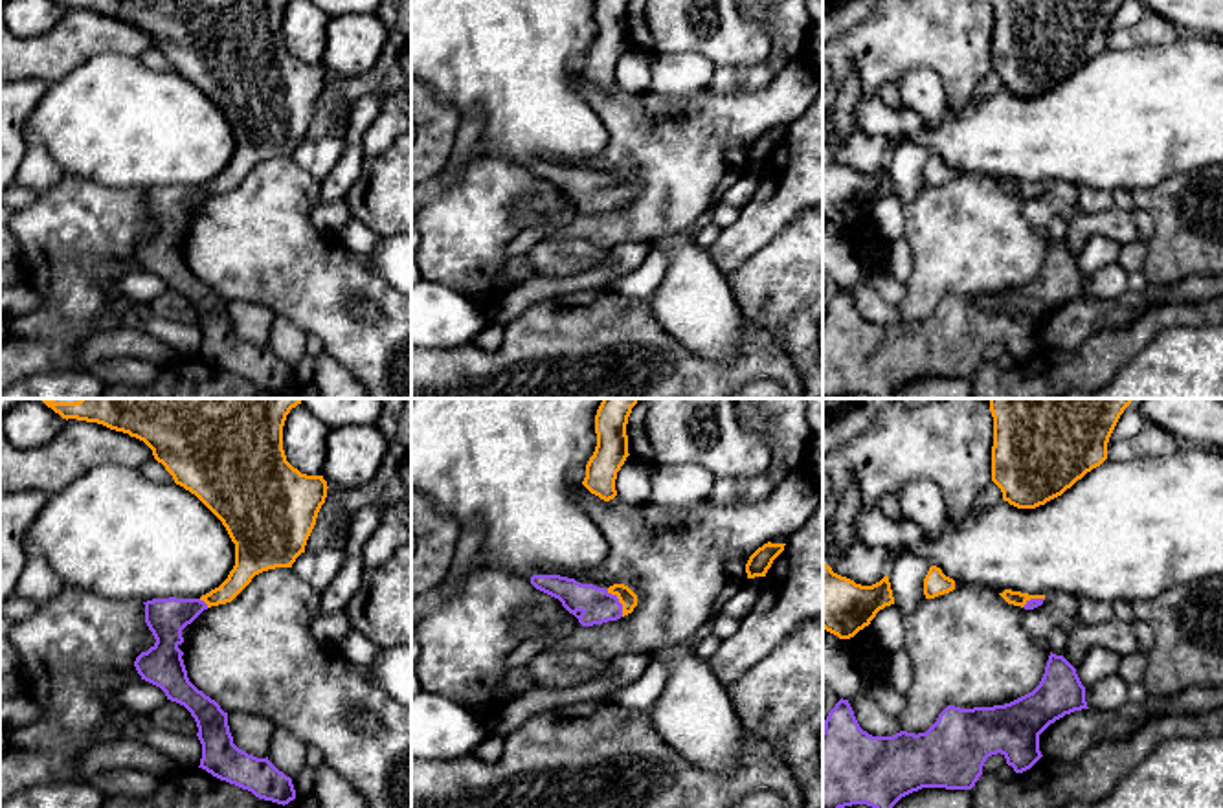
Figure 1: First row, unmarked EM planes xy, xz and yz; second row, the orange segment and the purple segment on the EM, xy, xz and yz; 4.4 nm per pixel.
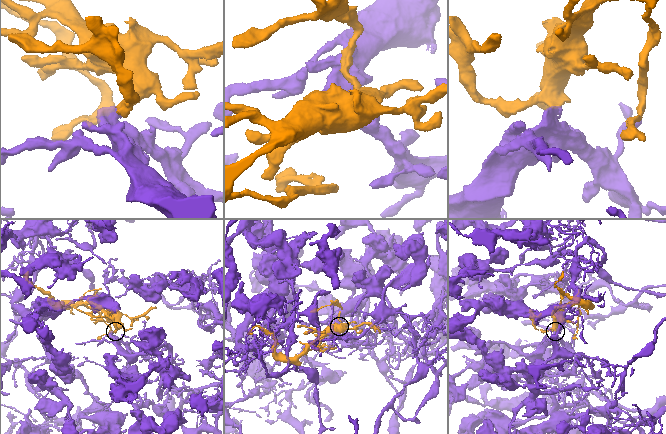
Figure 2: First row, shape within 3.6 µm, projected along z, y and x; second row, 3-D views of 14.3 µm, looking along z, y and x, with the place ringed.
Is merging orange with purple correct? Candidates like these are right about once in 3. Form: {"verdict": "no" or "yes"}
{"verdict": "yes"}

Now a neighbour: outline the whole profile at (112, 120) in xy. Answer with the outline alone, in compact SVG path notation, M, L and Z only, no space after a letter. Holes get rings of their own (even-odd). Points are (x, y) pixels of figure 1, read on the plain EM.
M101 53L50 84L26 129L46 147L62 174L123 191L200 187L219 176L235 154L235 136L226 116L195 83L176 72L152 70L123 53Z

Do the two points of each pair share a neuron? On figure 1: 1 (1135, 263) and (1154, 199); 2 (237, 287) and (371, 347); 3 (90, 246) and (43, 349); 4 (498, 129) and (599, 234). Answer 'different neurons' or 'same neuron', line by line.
1: different neurons
2: same neuron
3: same neuron
4: different neurons

